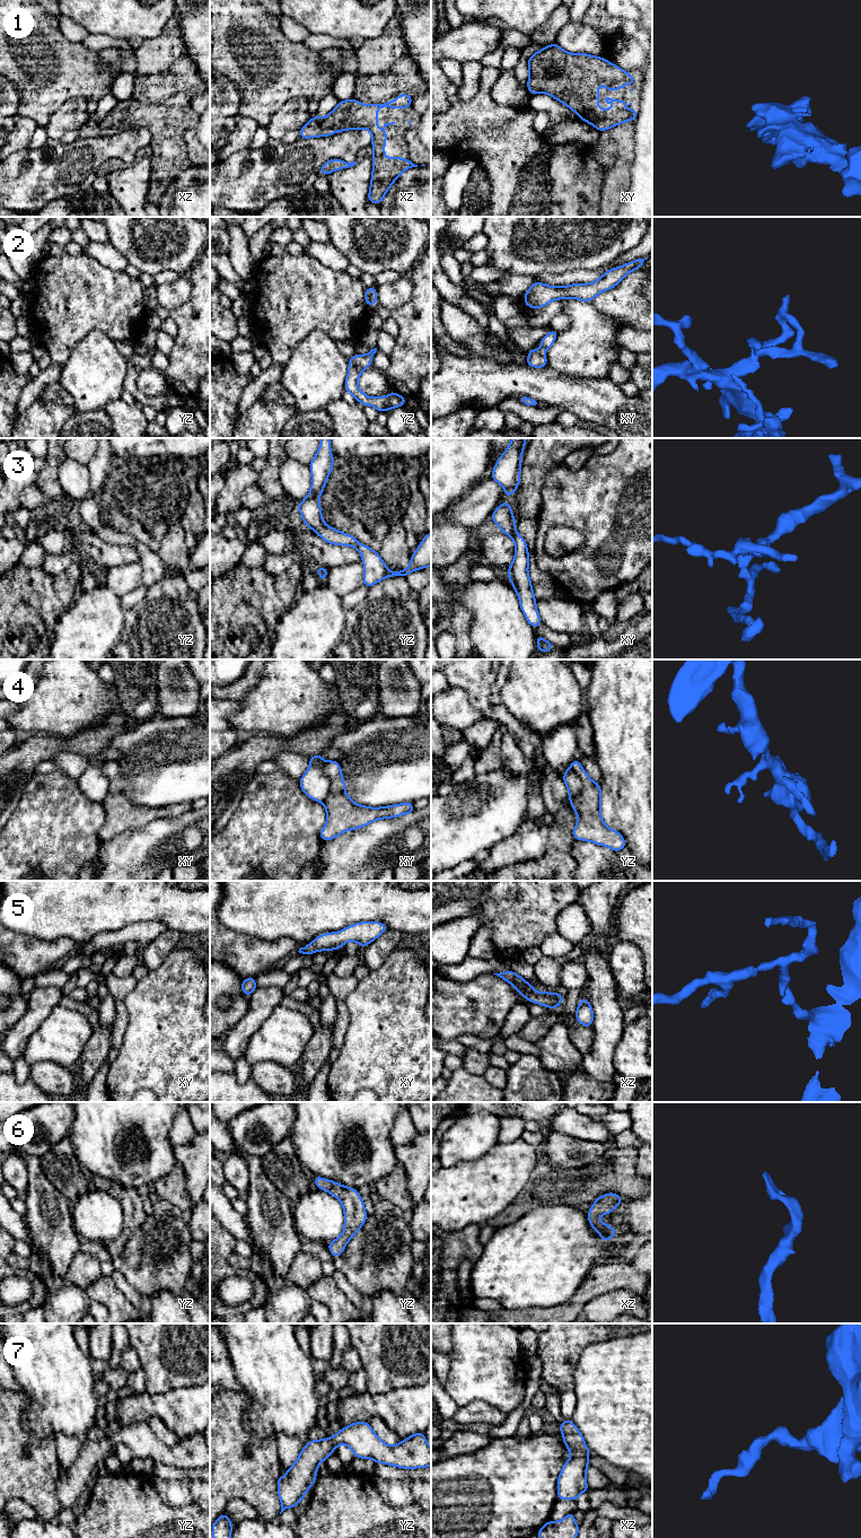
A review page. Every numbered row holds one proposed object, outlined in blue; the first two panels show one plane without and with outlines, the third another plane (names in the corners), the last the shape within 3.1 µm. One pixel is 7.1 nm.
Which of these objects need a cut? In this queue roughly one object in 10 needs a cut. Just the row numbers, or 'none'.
4

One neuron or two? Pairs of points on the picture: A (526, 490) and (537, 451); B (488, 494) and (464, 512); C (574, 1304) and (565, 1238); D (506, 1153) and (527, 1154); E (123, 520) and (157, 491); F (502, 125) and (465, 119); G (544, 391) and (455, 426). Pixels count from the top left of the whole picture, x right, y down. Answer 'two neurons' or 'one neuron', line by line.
A: one neuron
B: one neuron
C: two neurons
D: one neuron
E: one neuron
F: one neuron
G: two neurons

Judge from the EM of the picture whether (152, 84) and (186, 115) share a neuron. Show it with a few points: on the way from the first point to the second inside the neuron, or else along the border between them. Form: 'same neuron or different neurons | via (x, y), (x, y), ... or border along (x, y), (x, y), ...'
different neurons | border along (191, 94), (176, 94), (174, 96)

